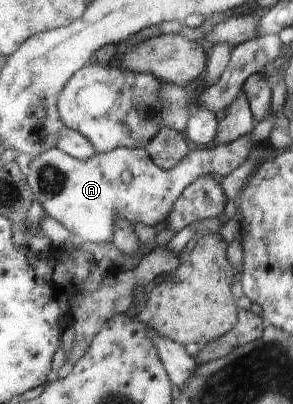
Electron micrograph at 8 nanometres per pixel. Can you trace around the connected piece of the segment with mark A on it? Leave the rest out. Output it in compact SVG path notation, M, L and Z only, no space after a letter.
M249 131L229 144L217 145L212 149L197 148L189 151L183 160L169 170L159 168L144 148L117 147L109 152L97 152L89 160L79 160L55 146L32 159L28 167L27 182L33 191L35 200L40 202L45 209L46 216L57 220L67 230L70 230L76 236L77 241L107 243L113 238L115 224L119 218L127 219L132 225L138 222L152 226L161 224L165 222L165 218L169 218L175 202L182 196L181 192L185 191L195 179L209 174L223 178L248 161L258 147L251 133L252 131Z

